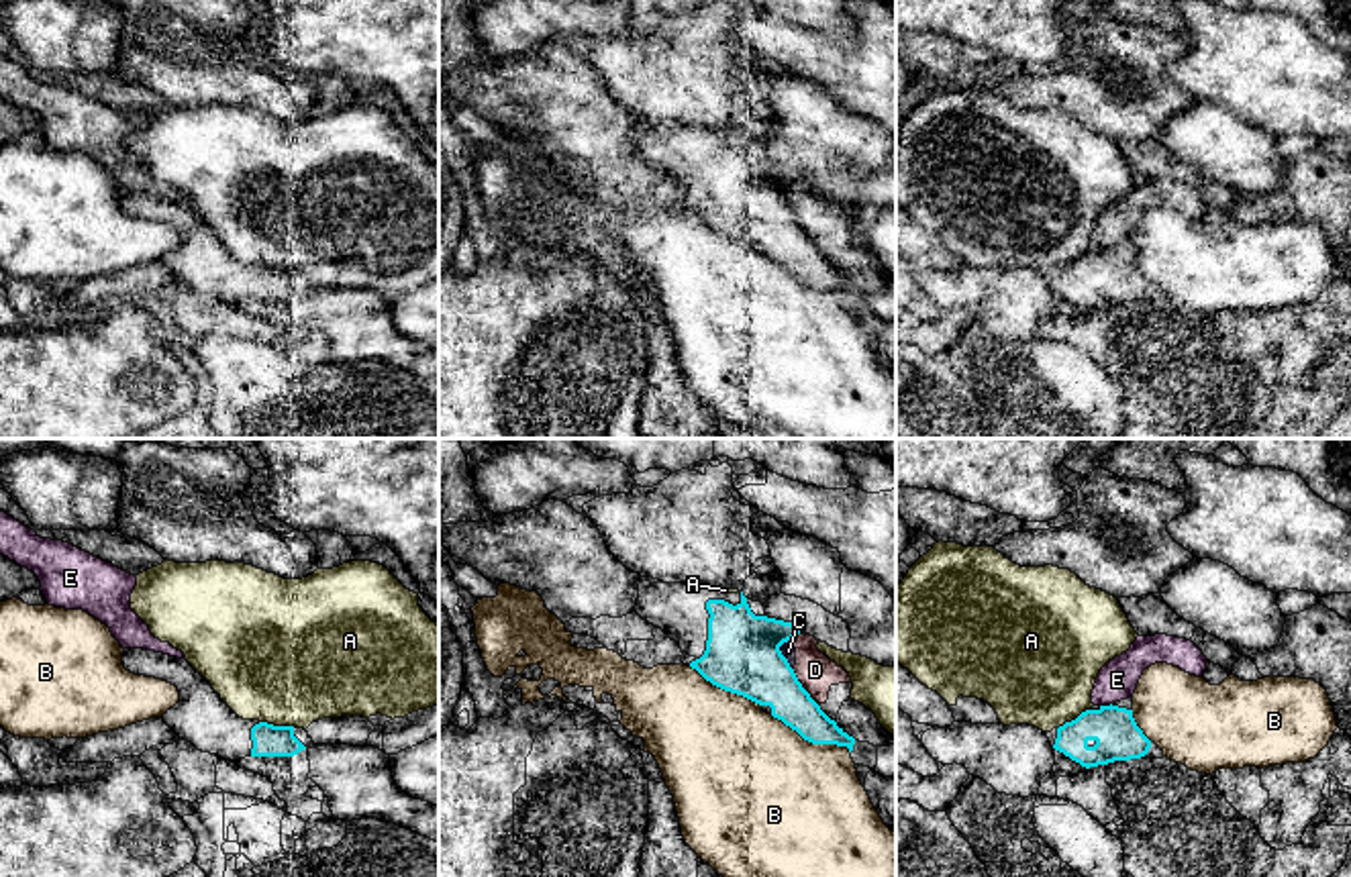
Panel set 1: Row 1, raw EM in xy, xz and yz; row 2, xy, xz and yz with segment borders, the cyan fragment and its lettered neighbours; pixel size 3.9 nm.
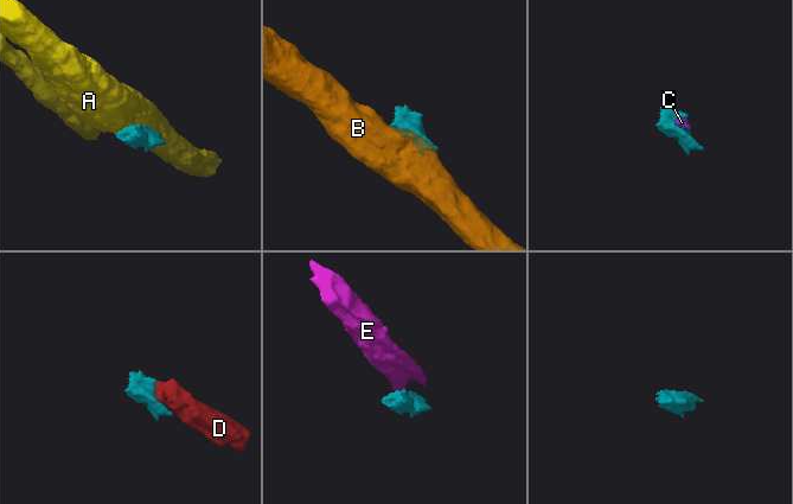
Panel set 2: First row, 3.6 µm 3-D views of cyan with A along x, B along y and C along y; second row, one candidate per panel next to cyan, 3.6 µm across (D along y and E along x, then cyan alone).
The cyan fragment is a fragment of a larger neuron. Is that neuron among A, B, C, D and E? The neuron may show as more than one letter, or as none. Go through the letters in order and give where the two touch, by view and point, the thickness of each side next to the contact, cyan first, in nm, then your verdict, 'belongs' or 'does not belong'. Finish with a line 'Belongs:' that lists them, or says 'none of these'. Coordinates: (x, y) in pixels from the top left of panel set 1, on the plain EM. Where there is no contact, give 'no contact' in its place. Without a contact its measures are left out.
A: meets cyan in xy at (278, 270); 130 nm thick on the cyan side, 480 nm on the other; does not belong
B: meets cyan in xz at (811, 284); 160 nm thick on the cyan side, 480 nm on the other; does not belong
C: meets cyan in xz at (782, 198); 300 nm thick on the cyan side, 60 nm on the other; does not belong
D: meets cyan in xz at (801, 229); 280 nm thick on the cyan side, 150 nm on the other; does not belong
E: meets cyan in yz at (1105, 249); 180 nm thick on the cyan side, 160 nm on the other; does not belong
Belongs: none of these

